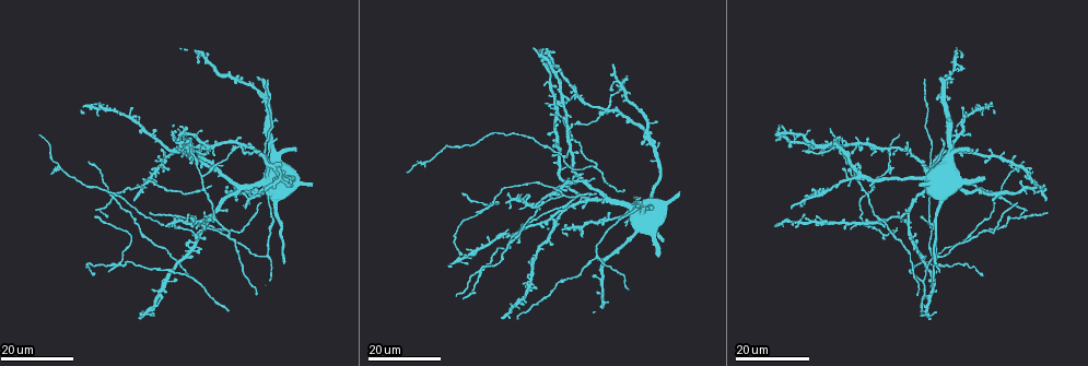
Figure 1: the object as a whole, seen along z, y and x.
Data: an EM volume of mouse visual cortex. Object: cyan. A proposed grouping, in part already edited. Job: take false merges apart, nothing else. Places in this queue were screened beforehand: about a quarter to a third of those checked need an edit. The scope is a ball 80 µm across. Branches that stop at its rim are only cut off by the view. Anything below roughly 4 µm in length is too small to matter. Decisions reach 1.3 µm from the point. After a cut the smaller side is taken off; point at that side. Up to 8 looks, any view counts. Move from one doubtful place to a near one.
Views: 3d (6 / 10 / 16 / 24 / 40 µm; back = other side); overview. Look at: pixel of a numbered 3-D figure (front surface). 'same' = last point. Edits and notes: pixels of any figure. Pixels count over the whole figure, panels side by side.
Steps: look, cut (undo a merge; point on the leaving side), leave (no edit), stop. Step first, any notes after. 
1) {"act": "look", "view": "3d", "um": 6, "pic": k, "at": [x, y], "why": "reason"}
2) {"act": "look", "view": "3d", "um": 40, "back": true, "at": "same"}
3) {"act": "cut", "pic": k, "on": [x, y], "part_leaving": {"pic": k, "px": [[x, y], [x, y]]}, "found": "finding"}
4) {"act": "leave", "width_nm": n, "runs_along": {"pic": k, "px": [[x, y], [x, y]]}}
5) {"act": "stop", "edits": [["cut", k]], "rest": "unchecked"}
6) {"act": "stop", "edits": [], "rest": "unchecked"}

{"act": "look", "view": "3d", "um": 16, "pic": 1, "at": [937, 255], "why": "three arms meet"}

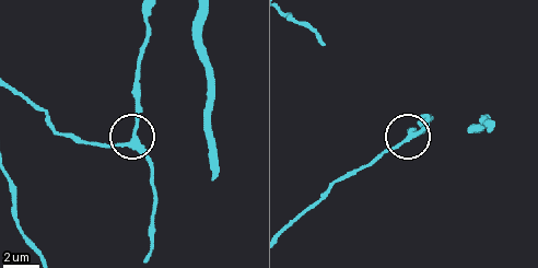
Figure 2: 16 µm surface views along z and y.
{"act": "look", "view": "3d", "um": 10, "pic": 2, "at": [408, 139]}

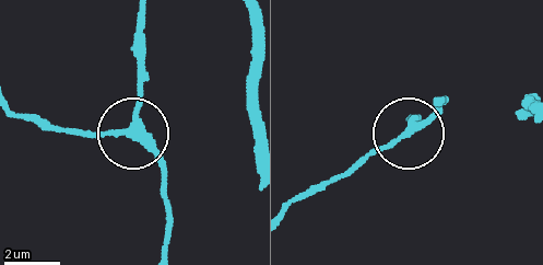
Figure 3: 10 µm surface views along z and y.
{"act": "leave", "side_arm_um": 9, "found": "continuous, no second cell"}

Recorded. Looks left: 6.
{"act": "look", "view": "3d", "um": 24, "pic": 1, "at": [926, 262], "why": "four arms meet"}

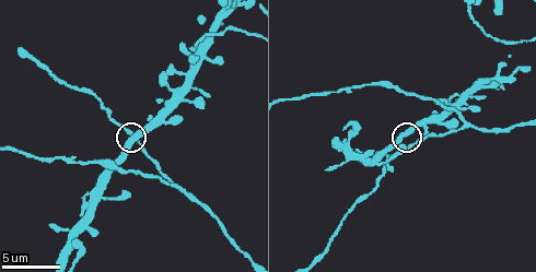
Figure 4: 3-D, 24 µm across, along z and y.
{"act": "look", "view": "3d", "um": 10, "pic": 4, "at": [130, 141]}

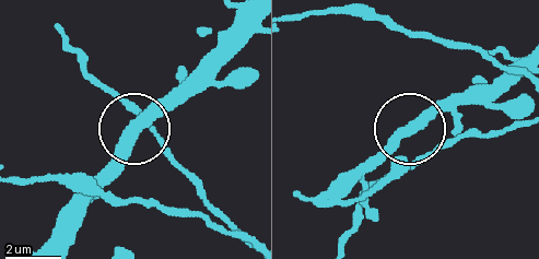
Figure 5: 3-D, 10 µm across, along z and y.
{"act": "leave", "width_nm": 320, "found": "all the same cell"}

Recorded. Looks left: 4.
{"act": "look", "view": "3d", "um": 24, "pic": 1, "at": [227, 237], "why": "side arm on a straight run"}

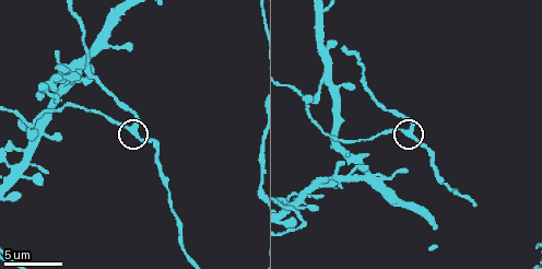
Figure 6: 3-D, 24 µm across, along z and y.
{"act": "look", "view": "3d", "um": 6, "pic": 6, "at": [126, 127]}

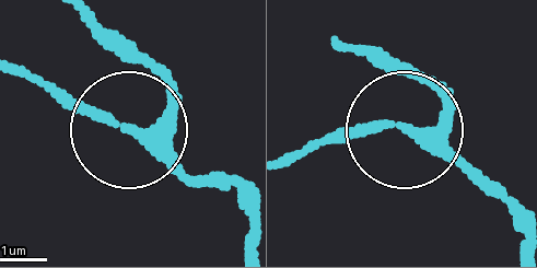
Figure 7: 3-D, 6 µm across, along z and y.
{"act": "leave", "arms": 3, "found": "all the same cell"}

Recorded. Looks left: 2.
{"act": "look", "view": "3d", "um": 16, "pic": 1, "at": [238, 148], "why": "arms part here"}

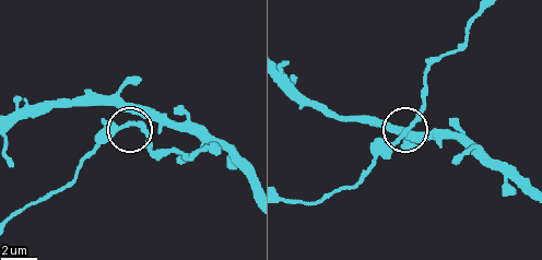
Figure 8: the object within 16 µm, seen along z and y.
{"act": "look", "view": "3d", "um": 10, "pic": 8, "at": [131, 124], "why": "zoom in"}

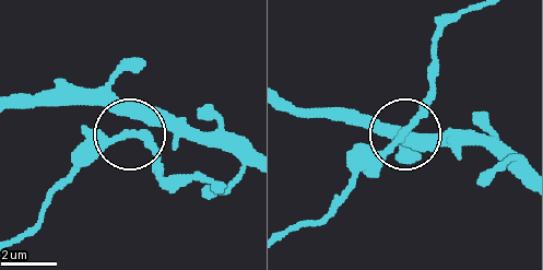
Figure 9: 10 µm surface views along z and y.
{"act": "leave", "arms": 3, "runs_along": {"pic": 9, "px": [[524, 168], [475, 143], [406, 131], [437, 74]]}, "found": "one cell here"}

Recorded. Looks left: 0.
{"act": "stop", "edits": [], "rest": "unchecked"}

